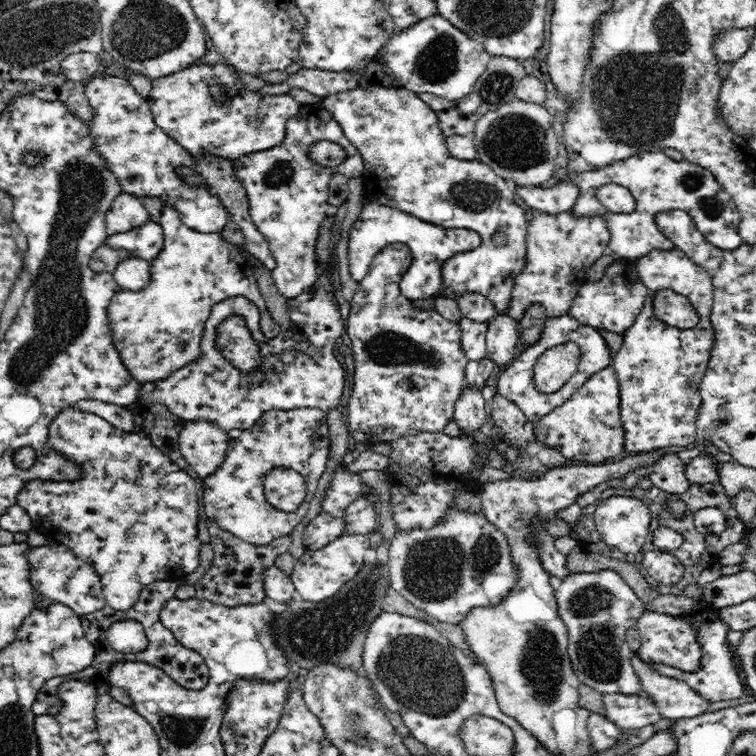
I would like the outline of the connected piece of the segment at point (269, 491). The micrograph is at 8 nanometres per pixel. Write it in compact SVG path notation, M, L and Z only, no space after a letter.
M276 467L269 470L263 486L268 502L284 512L296 511L305 498L306 481L294 469Z

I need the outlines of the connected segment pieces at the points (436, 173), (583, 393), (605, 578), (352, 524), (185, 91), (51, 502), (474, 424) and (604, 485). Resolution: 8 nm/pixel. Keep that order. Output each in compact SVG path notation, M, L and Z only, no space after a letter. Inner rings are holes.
M402 87L354 88L339 94L328 95L321 101L340 123L346 138L361 152L365 160L365 169L360 170L364 181L365 200L377 200L402 212L414 215L424 222L436 226L468 228L481 235L481 245L469 253L460 254L446 260L442 277L446 292L439 299L455 301L458 293L473 291L493 302L495 309L505 313L512 298L516 277L526 263L526 236L528 221L524 218L524 209L514 202L514 183L499 177L486 164L474 160L458 160L450 155L441 131L440 118L436 111L418 98L418 95ZM494 232L504 232L506 239L501 245L492 243Z
M612 364L593 374L572 397L550 414L534 423L534 434L540 443L556 449L570 460L580 460L585 464L598 465L610 462L625 454L624 433L620 416L620 393L616 371Z
M605 569L570 574L555 584L560 618L569 629L569 657L578 680L603 694L642 692L642 683L631 664L633 654L626 642L626 630L646 610L629 584L616 572Z
M362 494L357 501L346 508L346 535L369 536L378 525L377 507L365 495Z
M198 64L170 76L152 79L152 92L147 100L154 122L194 159L214 155L234 162L242 155L281 145L288 136L285 124L299 112L300 105L290 95L263 96L258 91L246 91L236 70L231 68L227 64Z
M64 407L55 415L49 426L47 446L58 452L63 458L71 461L79 468L79 477L75 479L42 479L34 478L26 482L19 491L17 506L20 506L32 520L33 529L48 538L50 543L68 547L82 561L90 564L98 574L106 598L106 604L112 609L125 611L131 609L137 603L138 597L147 584L160 580L168 580L181 583L182 580L192 574L200 566L200 546L197 525L201 516L202 504L200 502L200 487L196 484L195 475L180 468L168 455L164 454L157 446L154 446L144 433L140 431L125 431L112 426L101 415L90 414L88 411L78 410L77 407Z
M468 383L463 387L453 414L453 421L458 424L463 434L472 435L482 428L486 420L486 411L484 411L486 404L483 395L489 391L490 388L470 387Z
M675 453L666 454L656 464L646 466L646 468L634 469L632 473L625 474L619 479L610 479L594 486L586 494L582 494L577 499L582 507L597 503L601 494L609 488L620 487L630 489L636 487L638 480L650 478L654 487L667 490L671 493L686 492L691 483L685 475L685 464Z

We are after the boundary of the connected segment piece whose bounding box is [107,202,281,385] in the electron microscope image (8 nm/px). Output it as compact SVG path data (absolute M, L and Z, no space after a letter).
M163 202L161 214L162 215L156 219L163 230L163 247L162 250L158 252L158 256L150 260L150 279L147 282L147 286L142 287L139 290L120 290L115 294L110 305L107 307L107 324L110 325L111 344L114 345L114 348L118 349L118 356L122 359L123 365L126 366L130 371L130 374L141 385L146 382L156 382L156 380L164 379L175 370L178 370L180 367L186 366L186 364L190 363L192 360L199 358L202 332L204 332L205 322L209 318L210 310L212 310L214 305L228 298L243 296L257 306L260 312L259 325L261 326L262 334L265 334L266 338L276 338L281 332L281 326L269 313L269 309L266 306L266 303L264 303L264 298L262 297L258 283L256 283L256 279L250 274L252 267L250 267L250 264L246 261L240 251L238 251L236 246L227 242L220 233L203 233L202 231L192 231L191 229L183 227L179 214L174 210L174 207L168 205L168 203Z

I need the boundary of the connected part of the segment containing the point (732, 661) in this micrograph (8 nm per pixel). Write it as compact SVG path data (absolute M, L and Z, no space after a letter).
M704 600L704 603L698 603L693 609L683 614L685 618L689 618L690 624L697 626L696 641L702 647L701 667L696 672L674 669L662 663L649 663L653 670L658 670L661 674L690 685L694 692L704 697L706 701L710 701L710 704L720 702L720 700L735 700L744 694L744 679L738 668L734 647L730 645L727 638L730 628L719 620L717 610Z

